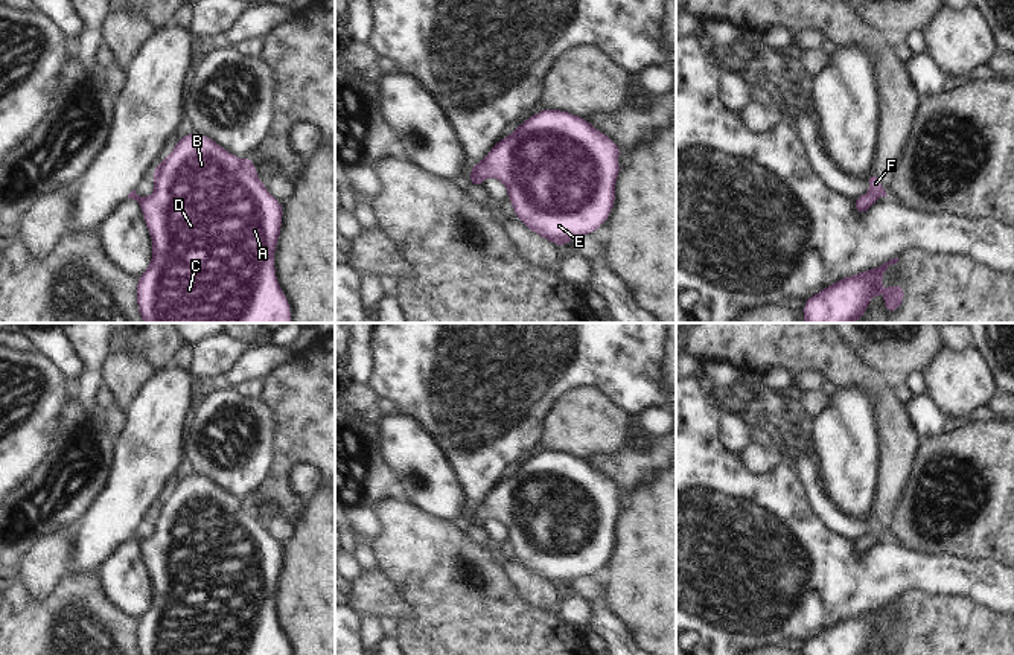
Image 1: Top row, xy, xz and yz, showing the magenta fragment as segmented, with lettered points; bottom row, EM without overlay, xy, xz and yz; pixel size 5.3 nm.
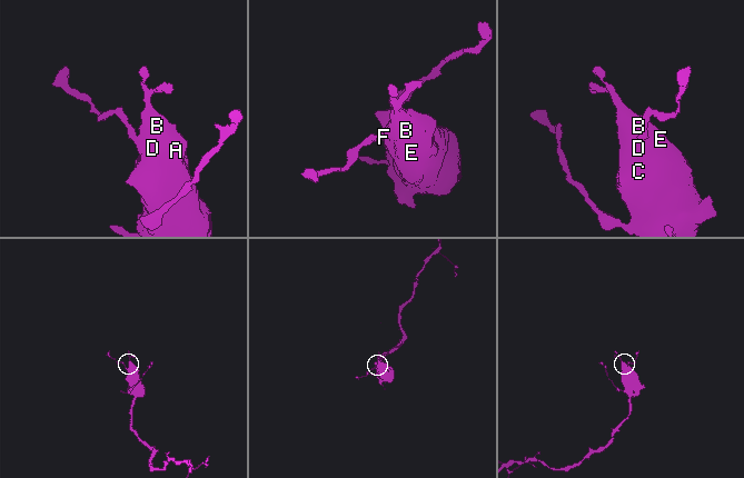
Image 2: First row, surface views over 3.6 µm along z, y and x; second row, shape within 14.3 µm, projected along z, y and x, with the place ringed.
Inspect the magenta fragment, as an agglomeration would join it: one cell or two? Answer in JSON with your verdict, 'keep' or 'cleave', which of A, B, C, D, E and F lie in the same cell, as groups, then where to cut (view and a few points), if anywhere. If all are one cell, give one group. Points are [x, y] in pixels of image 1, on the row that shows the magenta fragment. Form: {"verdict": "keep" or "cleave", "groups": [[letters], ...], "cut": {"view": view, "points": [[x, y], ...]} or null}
{"verdict": "keep", "groups": [["A", "B", "C", "D", "E", "F"]], "cut": null}

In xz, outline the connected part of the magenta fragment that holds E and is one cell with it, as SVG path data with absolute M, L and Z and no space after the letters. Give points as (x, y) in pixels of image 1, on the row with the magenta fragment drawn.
M565 110L533 114L470 169L469 183L483 186L487 177L505 184L515 216L547 241L565 247L572 238L592 235L604 225L615 206L615 181L621 171L618 145L585 117Z

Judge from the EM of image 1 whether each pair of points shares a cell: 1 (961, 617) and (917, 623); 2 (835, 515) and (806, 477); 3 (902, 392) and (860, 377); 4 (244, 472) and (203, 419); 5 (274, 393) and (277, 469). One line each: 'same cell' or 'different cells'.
1: same cell
2: same cell
3: different cells
4: same cell
5: same cell

